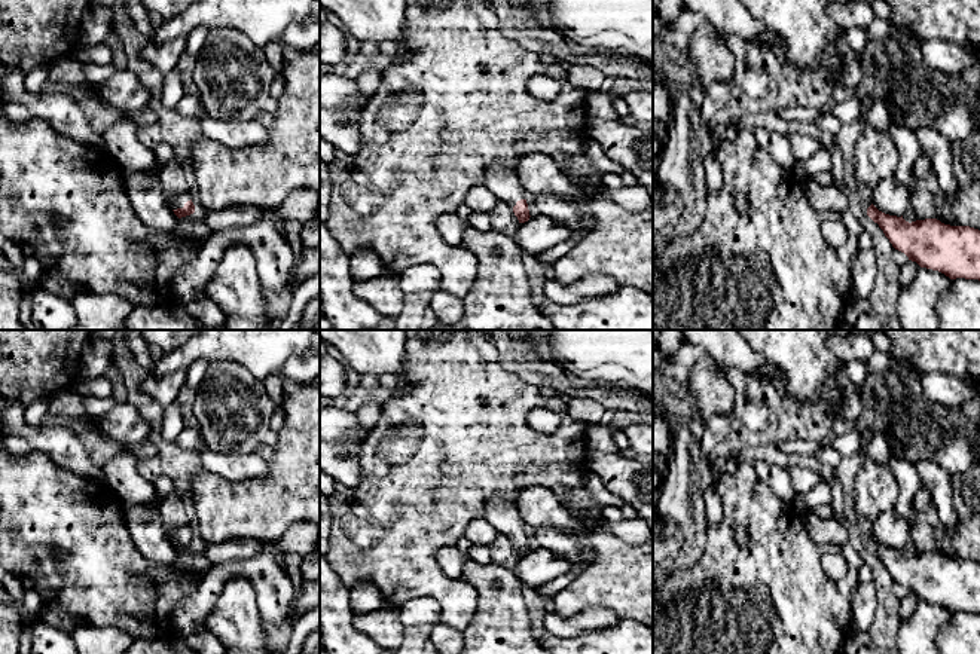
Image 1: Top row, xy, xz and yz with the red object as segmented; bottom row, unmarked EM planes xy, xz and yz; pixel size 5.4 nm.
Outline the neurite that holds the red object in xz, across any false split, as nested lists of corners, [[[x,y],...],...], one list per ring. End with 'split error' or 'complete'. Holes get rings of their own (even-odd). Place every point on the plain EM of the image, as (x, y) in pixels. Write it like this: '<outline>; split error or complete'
[[[494,496],[488,501],[485,519],[503,535],[513,541],[519,556],[529,553],[529,543],[525,531],[525,523],[516,508],[516,504],[504,499],[503,496]]]; split error

